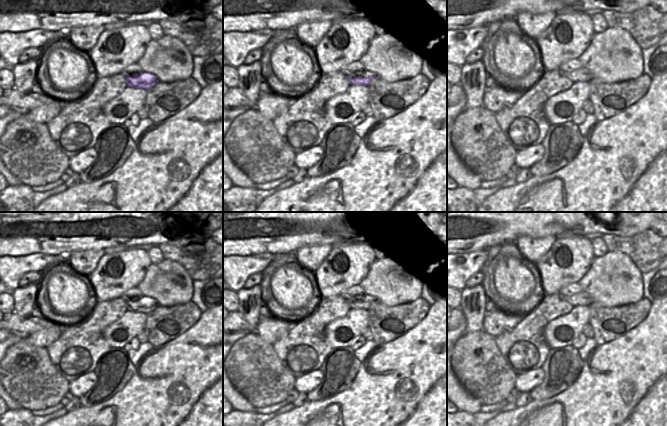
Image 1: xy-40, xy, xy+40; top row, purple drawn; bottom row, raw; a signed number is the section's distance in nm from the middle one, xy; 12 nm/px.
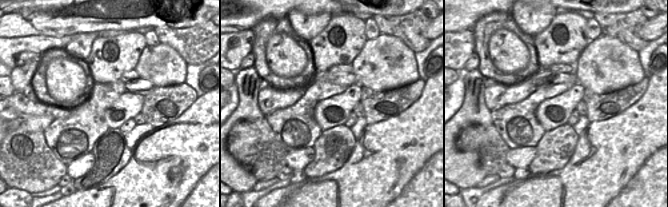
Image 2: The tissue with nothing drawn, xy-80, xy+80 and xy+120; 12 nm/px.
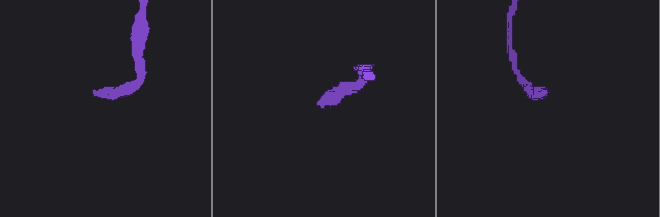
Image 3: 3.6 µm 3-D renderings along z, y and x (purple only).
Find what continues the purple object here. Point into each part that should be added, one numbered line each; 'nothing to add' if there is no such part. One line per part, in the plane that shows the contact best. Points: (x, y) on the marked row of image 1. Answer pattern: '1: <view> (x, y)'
1: xy (364, 73)

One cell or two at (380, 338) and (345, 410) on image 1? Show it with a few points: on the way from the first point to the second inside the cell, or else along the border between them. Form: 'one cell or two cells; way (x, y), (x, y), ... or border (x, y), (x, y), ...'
two cells; border (400, 336), (377, 346)

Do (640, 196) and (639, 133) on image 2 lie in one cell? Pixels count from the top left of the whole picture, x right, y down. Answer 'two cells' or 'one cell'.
one cell

